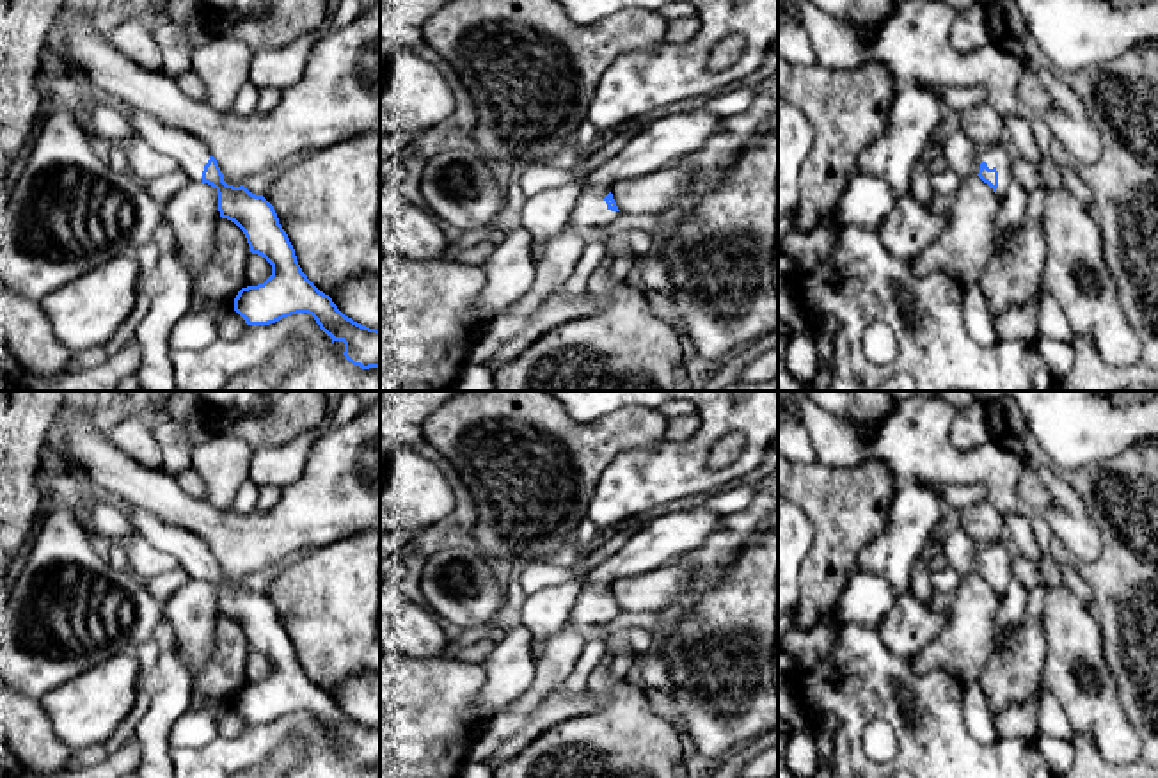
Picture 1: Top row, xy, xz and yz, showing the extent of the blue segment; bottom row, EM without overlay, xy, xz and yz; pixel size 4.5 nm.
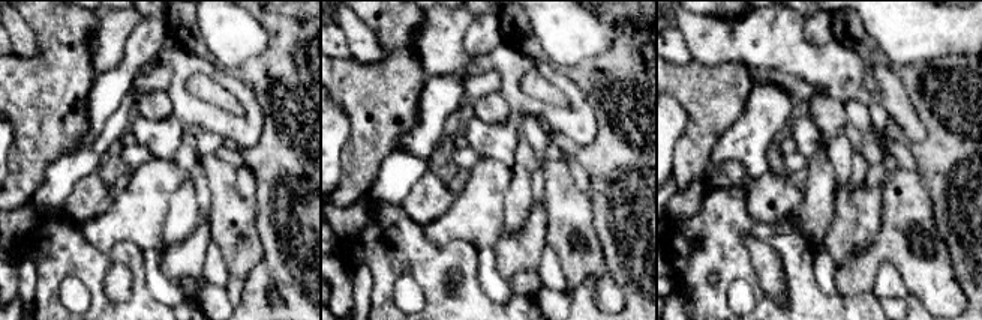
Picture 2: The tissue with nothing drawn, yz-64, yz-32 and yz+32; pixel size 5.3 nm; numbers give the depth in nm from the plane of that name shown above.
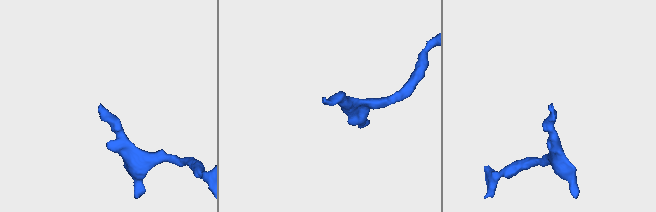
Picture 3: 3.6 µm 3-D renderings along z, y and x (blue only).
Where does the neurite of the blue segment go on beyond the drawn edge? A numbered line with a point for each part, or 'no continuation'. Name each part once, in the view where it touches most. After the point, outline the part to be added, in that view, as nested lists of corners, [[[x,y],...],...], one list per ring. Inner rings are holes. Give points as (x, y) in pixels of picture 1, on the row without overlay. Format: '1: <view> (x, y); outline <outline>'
1: yz (963, 555); outline [[[957,528],[941,536],[938,551],[945,556],[947,565],[961,576],[977,574],[982,560],[989,567],[995,565],[998,568],[996,595],[1003,600],[1012,579],[1012,560],[1007,552],[1005,540],[1007,536],[1003,535],[993,544],[979,544]]]

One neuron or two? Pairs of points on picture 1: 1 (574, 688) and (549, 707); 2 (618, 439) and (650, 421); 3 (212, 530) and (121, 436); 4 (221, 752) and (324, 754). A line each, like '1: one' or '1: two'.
1: two
2: one
3: two
4: one

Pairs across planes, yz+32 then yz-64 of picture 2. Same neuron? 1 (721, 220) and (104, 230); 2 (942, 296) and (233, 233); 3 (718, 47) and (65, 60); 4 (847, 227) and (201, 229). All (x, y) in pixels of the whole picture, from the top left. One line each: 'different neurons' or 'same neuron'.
1: different neurons
2: same neuron
3: different neurons
4: same neuron

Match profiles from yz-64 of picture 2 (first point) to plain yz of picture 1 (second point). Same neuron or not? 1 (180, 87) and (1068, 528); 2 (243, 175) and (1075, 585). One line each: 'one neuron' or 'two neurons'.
1: one neuron
2: one neuron

